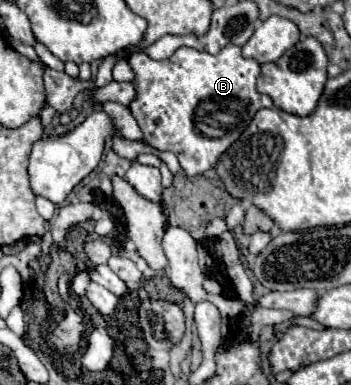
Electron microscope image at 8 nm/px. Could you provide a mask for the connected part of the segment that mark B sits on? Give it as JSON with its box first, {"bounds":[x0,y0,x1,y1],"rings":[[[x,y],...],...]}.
{"bounds":[127,45,273,177],"rings":[[[227,45],[217,55],[179,47],[165,61],[133,53],[127,61],[135,73],[131,83],[137,93],[137,99],[129,105],[131,115],[137,119],[149,145],[177,155],[187,177],[213,169],[227,147],[251,123],[253,115],[263,107],[273,107],[271,97],[255,89],[259,63],[241,57],[241,47],[237,45]]]}

